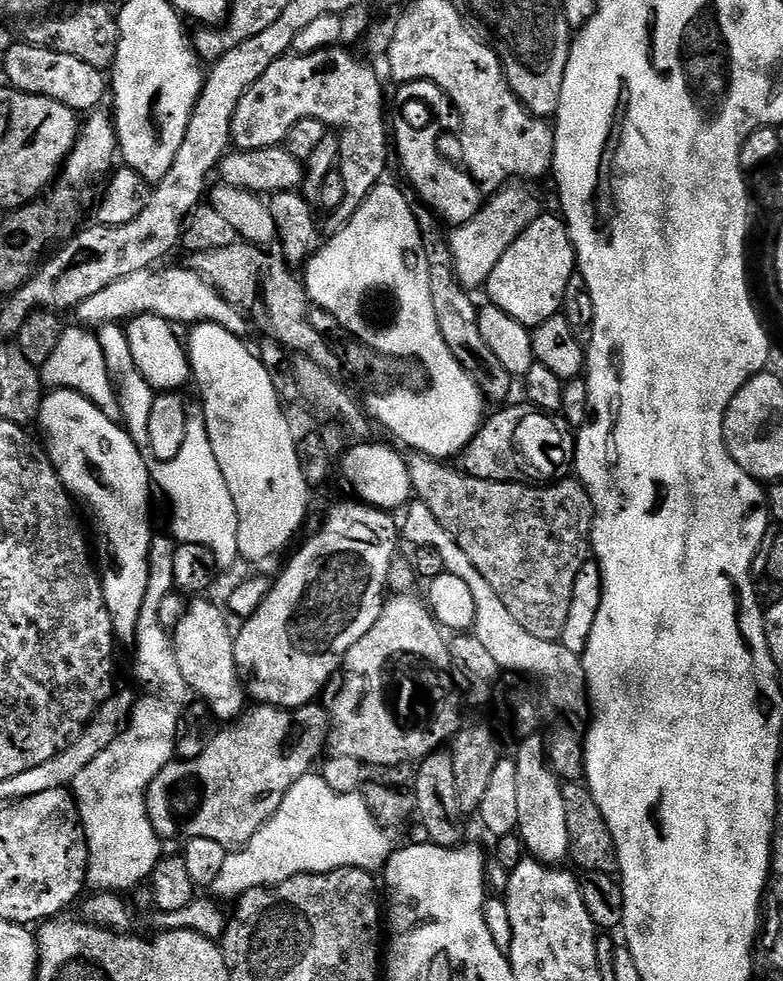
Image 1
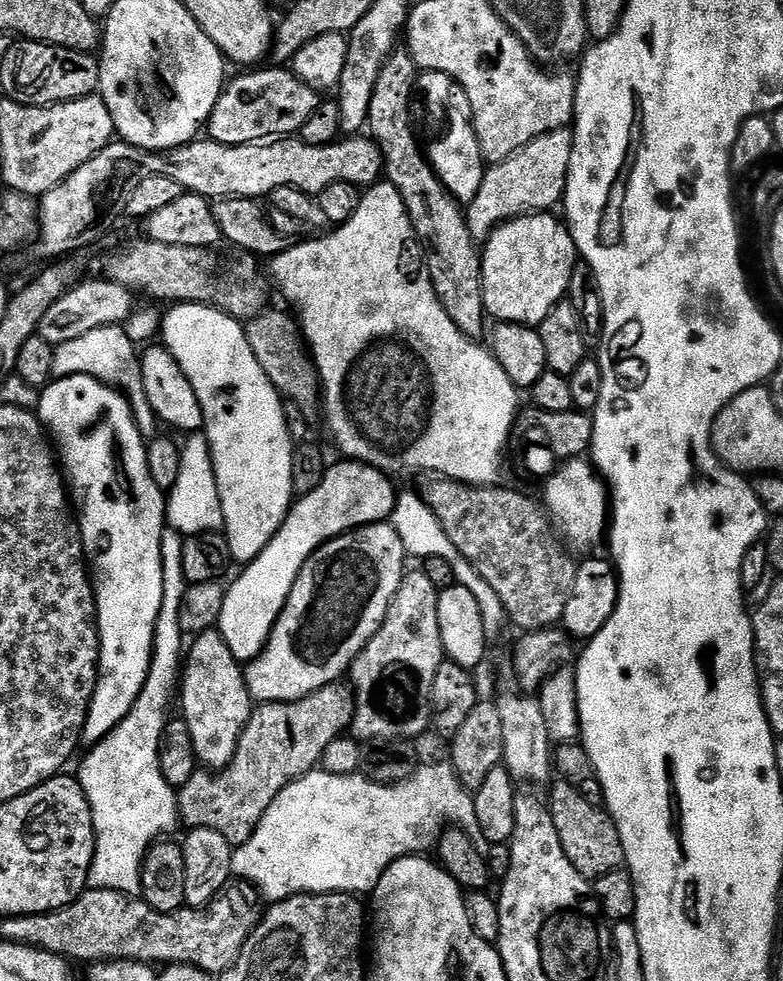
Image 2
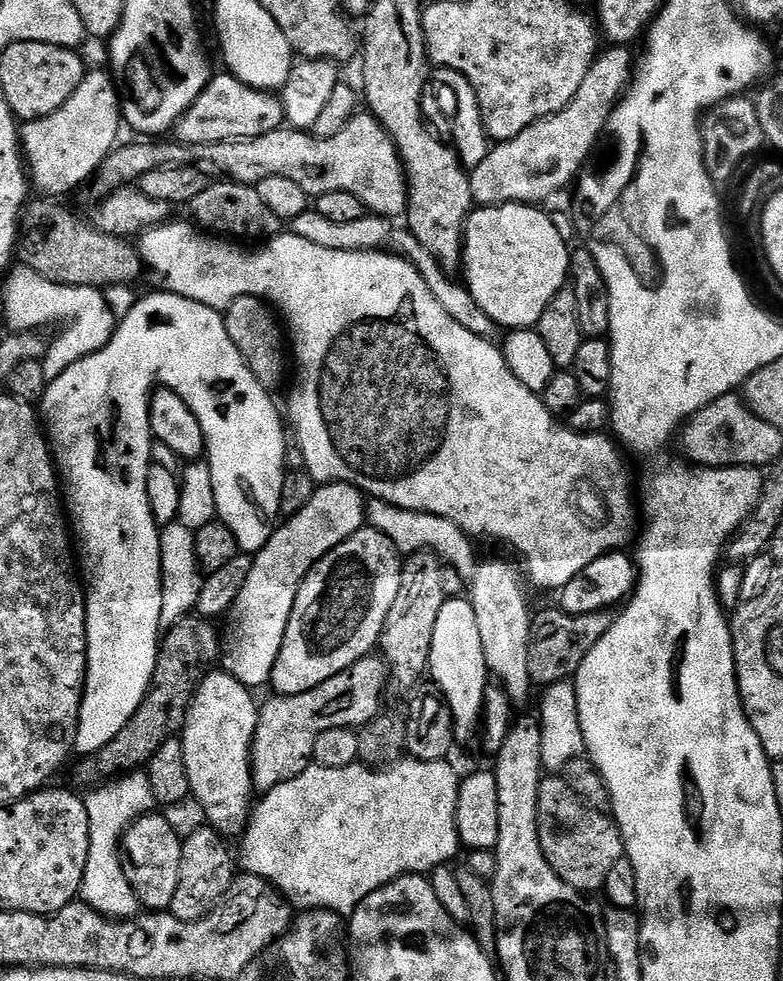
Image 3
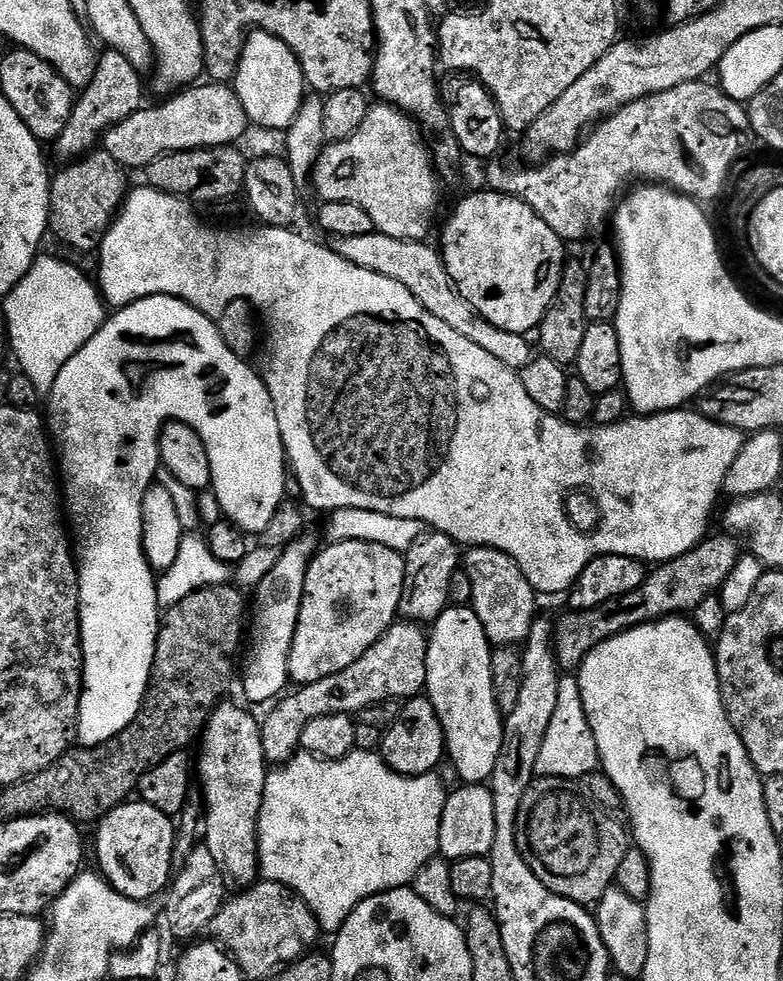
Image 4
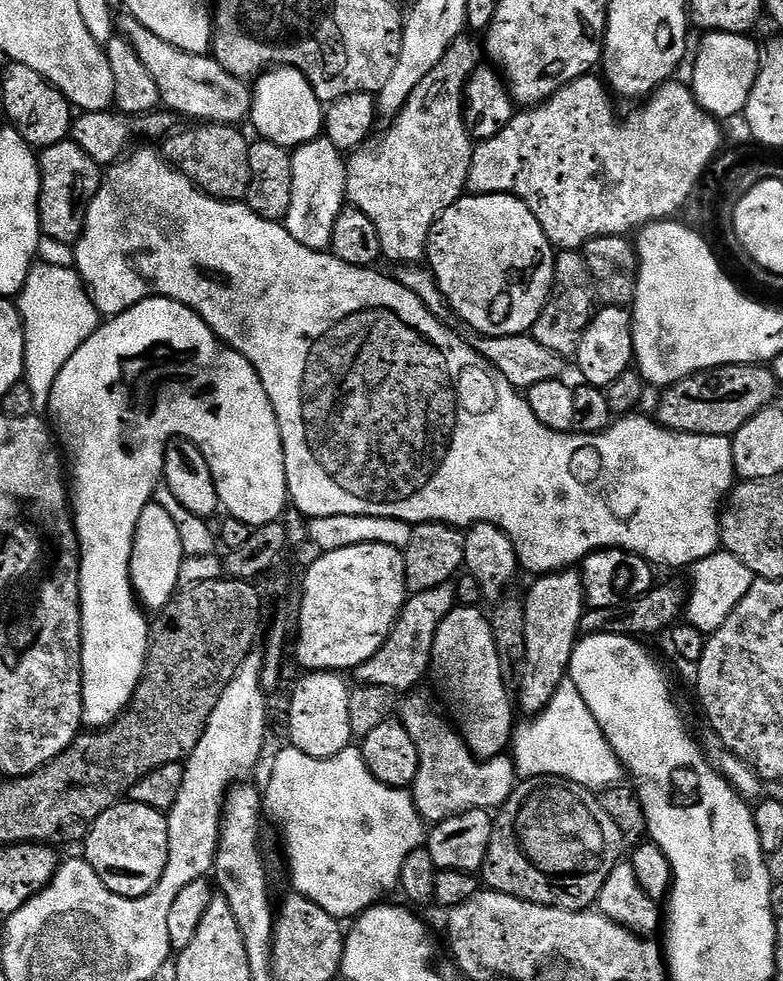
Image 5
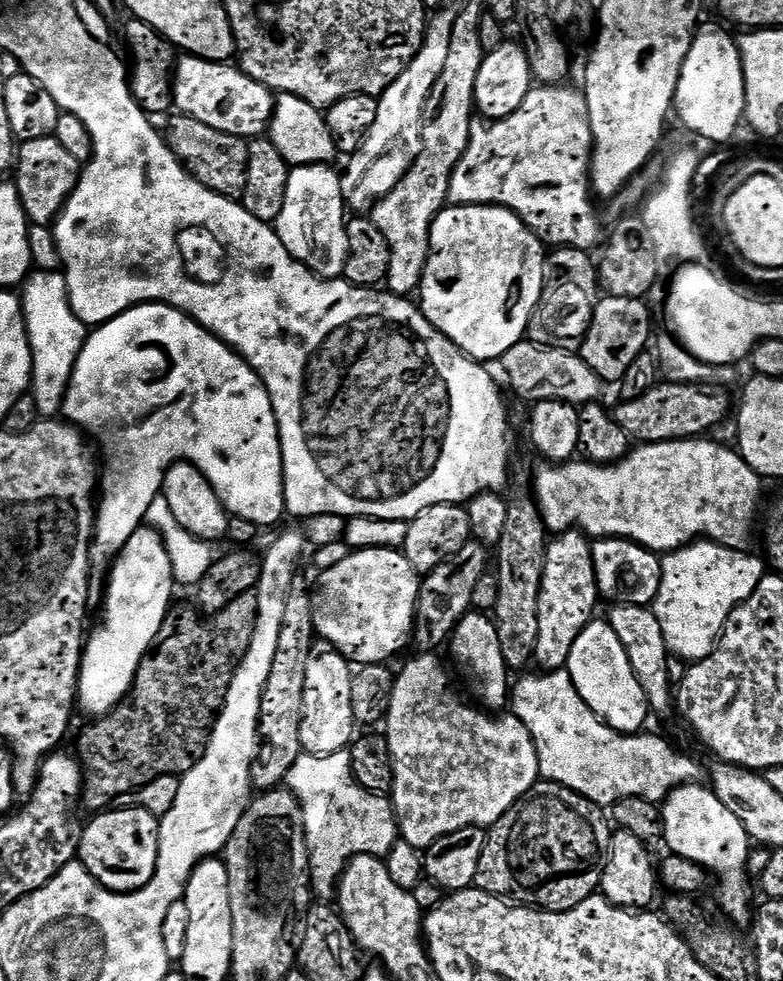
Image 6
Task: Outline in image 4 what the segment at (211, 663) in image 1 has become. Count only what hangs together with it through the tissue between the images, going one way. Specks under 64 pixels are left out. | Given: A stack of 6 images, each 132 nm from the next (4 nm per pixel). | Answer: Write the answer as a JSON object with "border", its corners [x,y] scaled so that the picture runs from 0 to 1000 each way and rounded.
{"border":[[[282,716],[277,718],[261,739],[255,775],[253,771],[253,799],[261,802],[258,824],[258,856],[273,871],[282,890],[303,902],[303,906],[321,905],[332,893],[332,871],[327,862],[327,843],[332,840],[332,827],[337,803],[332,800],[332,787],[340,782],[335,765],[333,735],[326,734],[315,721]]]}

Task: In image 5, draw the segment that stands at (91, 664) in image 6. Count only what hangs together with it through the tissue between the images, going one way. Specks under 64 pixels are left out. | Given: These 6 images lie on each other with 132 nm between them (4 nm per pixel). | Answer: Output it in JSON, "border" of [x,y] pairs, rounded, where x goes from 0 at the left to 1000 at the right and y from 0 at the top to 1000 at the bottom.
{"border":[[[190,512],[181,520],[181,528],[174,530],[171,557],[163,568],[163,585],[167,602],[185,621],[203,622],[220,613],[231,598],[229,582],[236,571],[231,545],[221,528],[207,516]]]}

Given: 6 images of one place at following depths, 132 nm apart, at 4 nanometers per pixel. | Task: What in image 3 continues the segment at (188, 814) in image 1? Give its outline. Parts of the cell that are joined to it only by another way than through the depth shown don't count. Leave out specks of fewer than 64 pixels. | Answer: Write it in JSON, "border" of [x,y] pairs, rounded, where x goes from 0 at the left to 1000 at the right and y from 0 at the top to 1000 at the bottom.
{"border":[[[471,667],[464,669],[452,679],[437,683],[437,687],[427,687],[411,699],[401,699],[401,703],[391,703],[391,707],[375,707],[374,709],[349,708],[342,719],[332,722],[332,731],[327,747],[322,753],[322,802],[328,808],[344,807],[350,801],[355,801],[367,795],[374,795],[381,789],[386,789],[396,781],[401,756],[406,748],[415,744],[432,744],[433,742],[461,743],[474,734],[487,729],[485,713],[490,709],[490,700],[497,700],[498,690],[496,678],[484,668]]]}

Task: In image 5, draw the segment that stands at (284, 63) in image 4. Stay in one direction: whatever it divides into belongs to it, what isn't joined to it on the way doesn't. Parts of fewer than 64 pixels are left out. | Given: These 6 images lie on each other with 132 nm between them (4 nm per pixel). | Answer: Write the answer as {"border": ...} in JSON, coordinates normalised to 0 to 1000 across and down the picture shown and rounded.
{"border":[[[347,67],[326,78],[322,90],[322,112],[319,126],[327,129],[326,138],[333,143],[344,143],[369,153],[384,151],[391,145],[410,142],[414,133],[415,107],[401,96],[396,84],[379,69]]]}

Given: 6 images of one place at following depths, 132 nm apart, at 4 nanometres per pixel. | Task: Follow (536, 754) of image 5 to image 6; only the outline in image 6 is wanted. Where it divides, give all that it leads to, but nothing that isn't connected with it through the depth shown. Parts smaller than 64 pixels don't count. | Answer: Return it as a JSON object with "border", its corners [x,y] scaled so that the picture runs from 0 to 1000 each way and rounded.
{"border":[[[715,681],[711,685],[691,684],[685,688],[690,689],[669,689],[660,697],[658,694],[653,698],[651,726],[669,737],[672,744],[677,744],[693,794],[705,795],[709,799],[743,809],[773,826],[780,825],[794,813],[806,811],[825,813],[825,818],[831,820],[847,821],[863,803],[895,794],[893,781],[881,772],[867,771],[845,751],[787,746],[778,738],[773,738],[759,728],[759,724],[754,724],[754,720],[748,720],[724,681]]]}

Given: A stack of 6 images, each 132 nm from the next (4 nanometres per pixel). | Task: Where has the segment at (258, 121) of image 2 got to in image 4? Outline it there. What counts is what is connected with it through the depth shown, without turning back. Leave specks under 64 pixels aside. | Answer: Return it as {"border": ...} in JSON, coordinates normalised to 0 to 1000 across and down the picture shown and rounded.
{"border":[[[255,84],[249,88],[236,89],[223,96],[216,97],[211,106],[199,106],[195,110],[180,109],[179,113],[166,116],[156,124],[138,131],[130,140],[132,154],[146,161],[161,173],[183,173],[197,161],[209,155],[231,155],[232,153],[253,153],[254,151],[277,151],[285,147],[300,148],[301,143],[312,139],[312,134],[319,130],[319,123],[309,104],[304,100],[300,89],[275,84]]]}

